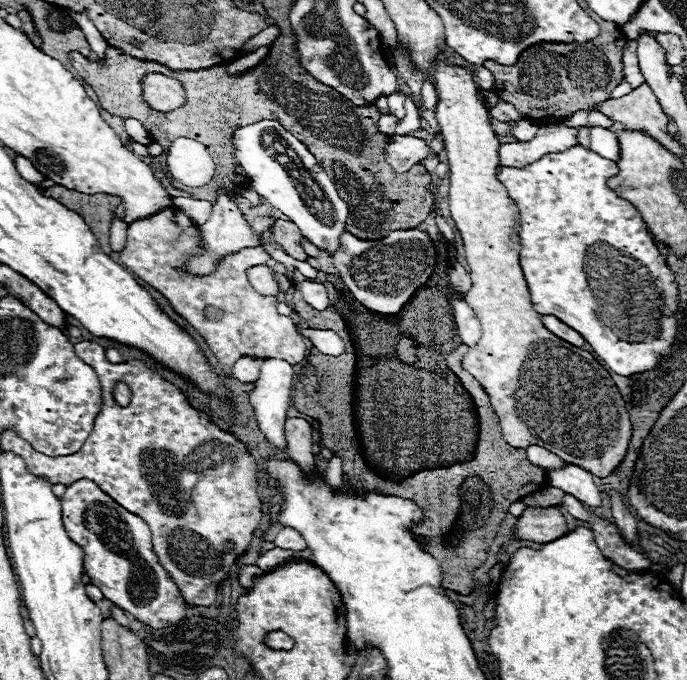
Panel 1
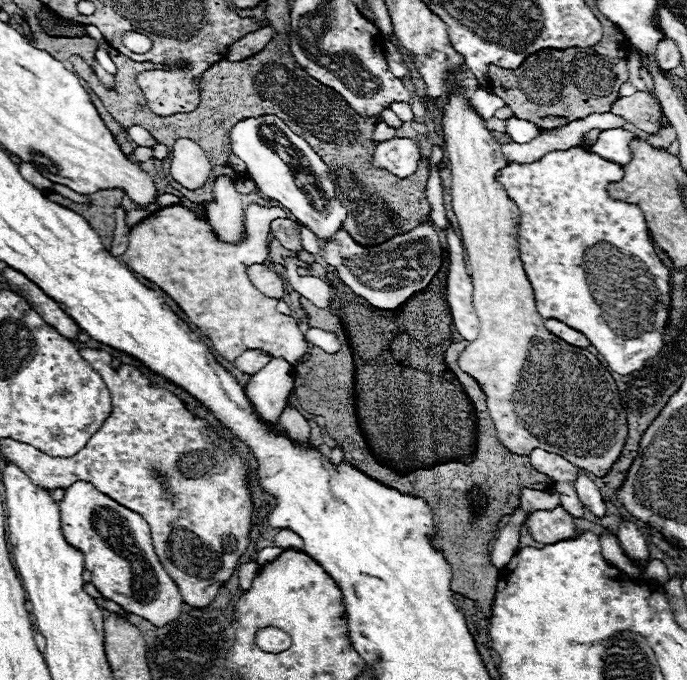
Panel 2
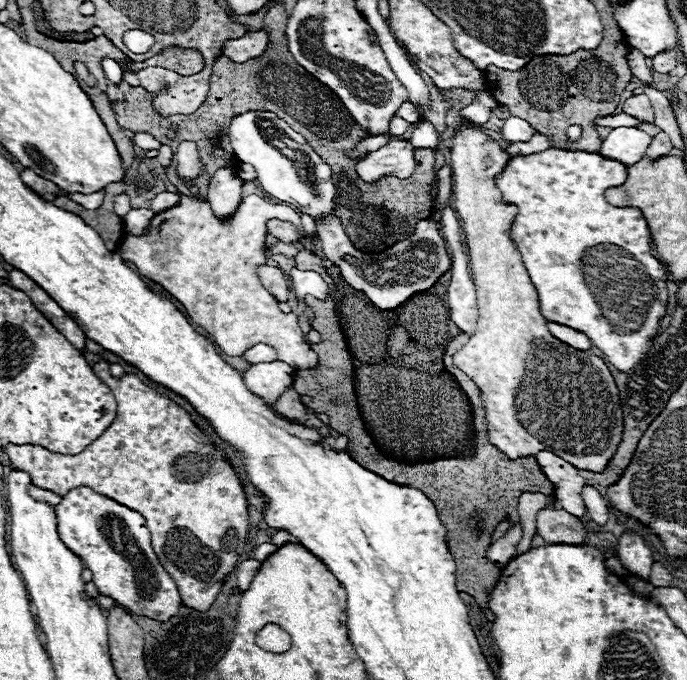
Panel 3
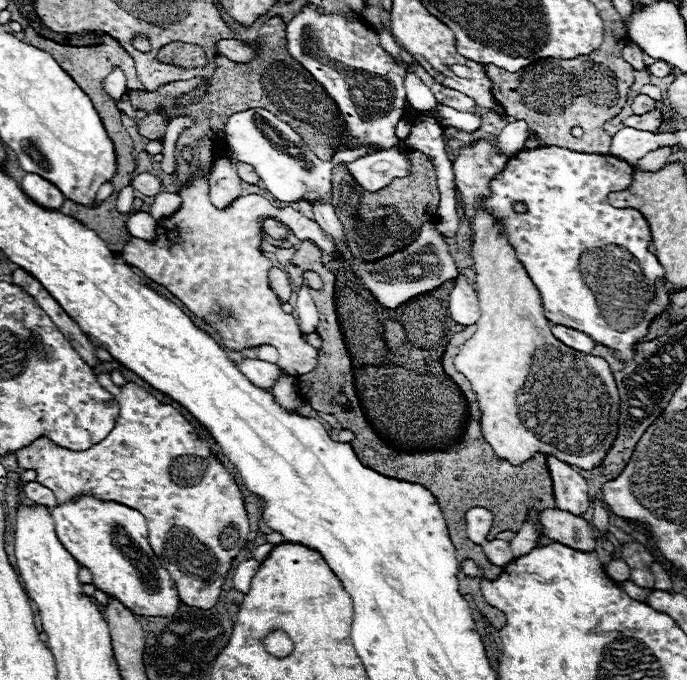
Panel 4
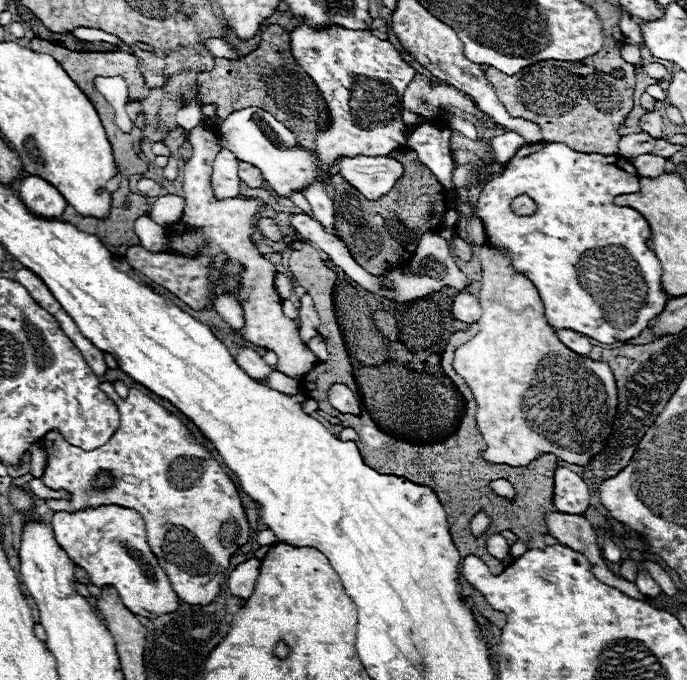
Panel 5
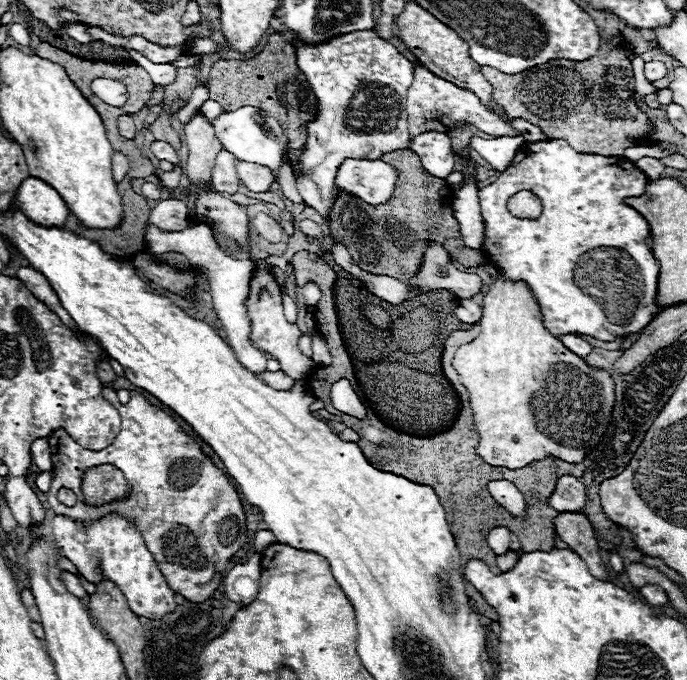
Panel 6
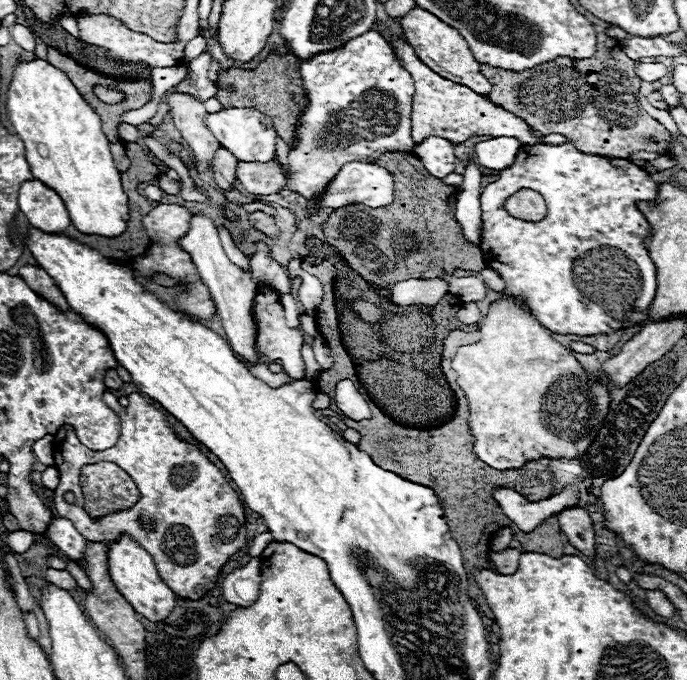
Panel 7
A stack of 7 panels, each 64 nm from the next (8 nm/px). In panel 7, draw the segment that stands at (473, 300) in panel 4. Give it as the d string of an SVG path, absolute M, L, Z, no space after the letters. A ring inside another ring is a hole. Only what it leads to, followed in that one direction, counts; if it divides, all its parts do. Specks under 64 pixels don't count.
M464 304L458 312L458 318L462 324L470 326L470 324L478 324L482 320L482 314L478 310L478 304Z

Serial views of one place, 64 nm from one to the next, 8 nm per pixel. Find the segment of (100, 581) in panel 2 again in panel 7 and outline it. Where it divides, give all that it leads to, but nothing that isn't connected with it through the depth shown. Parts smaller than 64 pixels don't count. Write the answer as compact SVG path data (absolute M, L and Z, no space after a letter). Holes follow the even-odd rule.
M56 518L50 522L46 536L72 560L80 560L84 548L86 548L86 538L80 536L80 532L74 528L74 524L66 518ZM124 536L120 542L108 542L108 546L108 572L118 592L132 604L132 608L138 614L142 614L150 622L164 620L164 616L168 616L168 612L172 612L172 608L176 606L176 594L162 582L152 556L144 552L136 542L132 542L132 538L128 536Z

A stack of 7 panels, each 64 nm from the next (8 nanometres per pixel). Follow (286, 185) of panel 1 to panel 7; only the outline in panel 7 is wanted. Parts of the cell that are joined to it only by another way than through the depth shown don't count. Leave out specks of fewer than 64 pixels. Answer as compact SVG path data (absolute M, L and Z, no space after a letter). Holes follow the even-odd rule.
M222 108L214 114L206 112L204 126L242 162L268 162L276 154L276 128L272 120L256 108Z

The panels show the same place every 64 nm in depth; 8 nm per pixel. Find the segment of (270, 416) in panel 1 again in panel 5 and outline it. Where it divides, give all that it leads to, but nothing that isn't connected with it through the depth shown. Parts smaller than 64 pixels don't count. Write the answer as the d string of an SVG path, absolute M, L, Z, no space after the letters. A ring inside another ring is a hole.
M240 344L238 346L238 356L236 362L240 364L240 368L244 368L244 372L248 372L248 376L252 376L254 380L264 380L264 376L268 376L268 372L272 372L272 368L264 362L264 358L254 352L252 348Z

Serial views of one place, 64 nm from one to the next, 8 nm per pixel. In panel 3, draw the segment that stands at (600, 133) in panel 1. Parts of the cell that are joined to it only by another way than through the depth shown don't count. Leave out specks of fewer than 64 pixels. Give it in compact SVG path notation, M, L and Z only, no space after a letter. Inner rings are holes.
M614 128L602 144L600 154L602 156L612 156L612 160L620 160L622 164L636 164L644 154L646 148L650 146L652 136L646 134L644 130L638 128Z

